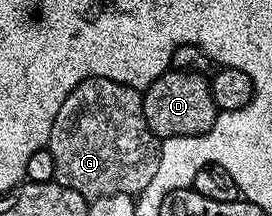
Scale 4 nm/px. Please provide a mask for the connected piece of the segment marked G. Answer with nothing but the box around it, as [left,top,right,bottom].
[47,78,160,199]

